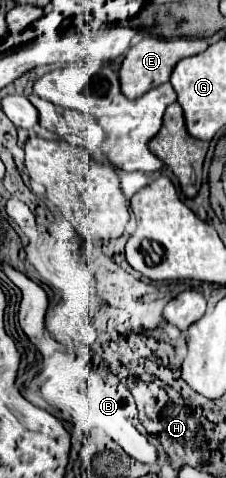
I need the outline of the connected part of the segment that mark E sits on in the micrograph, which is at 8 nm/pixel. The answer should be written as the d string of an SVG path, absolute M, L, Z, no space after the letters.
M144 37L138 41L134 47L128 49L122 67L120 67L120 83L122 83L122 93L128 99L138 99L150 89L170 81L170 73L174 65L190 55L198 55L208 47L204 39L158 39L158 37Z

